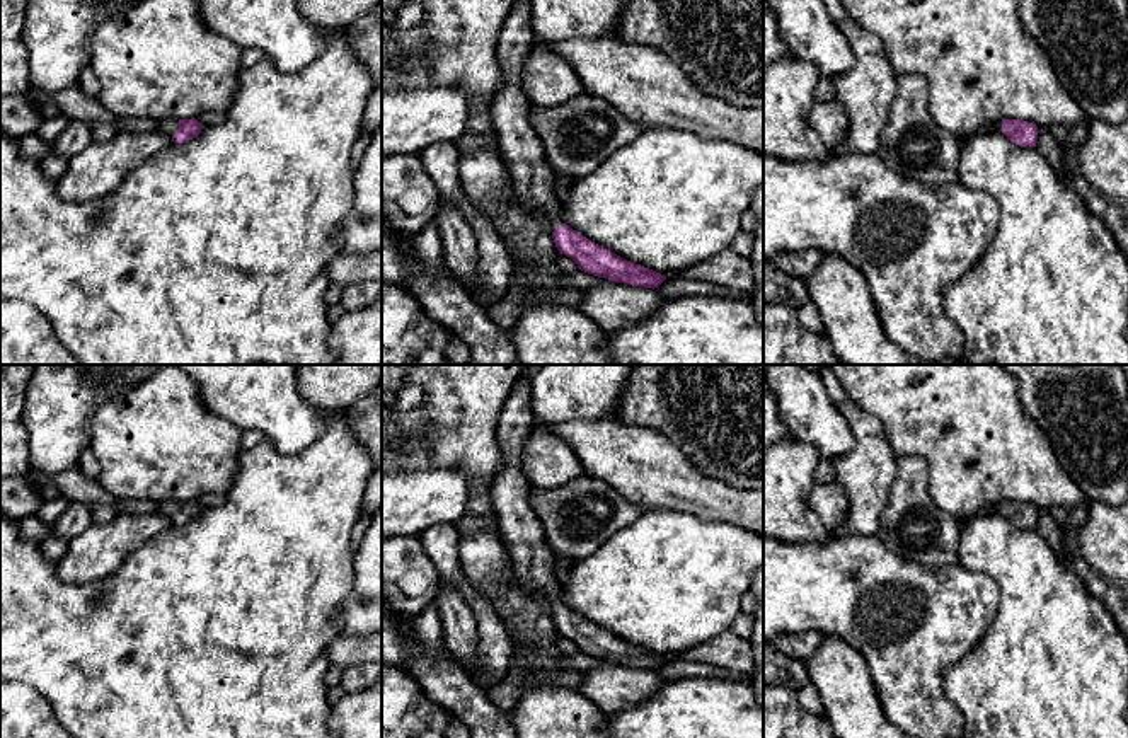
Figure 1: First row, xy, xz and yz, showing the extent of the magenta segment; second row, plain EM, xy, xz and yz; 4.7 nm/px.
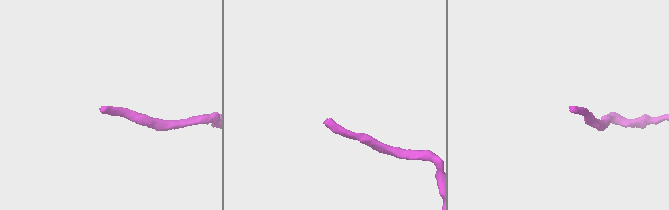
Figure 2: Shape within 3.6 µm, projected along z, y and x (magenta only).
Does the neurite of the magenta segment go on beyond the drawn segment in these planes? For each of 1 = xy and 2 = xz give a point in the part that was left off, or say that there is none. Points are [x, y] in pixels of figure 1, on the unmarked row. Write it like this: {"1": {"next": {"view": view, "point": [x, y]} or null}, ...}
{"1": {"next": {"view": "xy", "point": [169, 508]}}, "2": {"next": {"view": "xz", "point": [520, 527]}}}

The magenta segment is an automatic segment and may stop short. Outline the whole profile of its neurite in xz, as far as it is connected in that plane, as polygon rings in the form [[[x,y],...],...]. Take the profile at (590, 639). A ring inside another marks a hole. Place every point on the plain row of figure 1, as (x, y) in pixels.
[[[523,368],[499,412],[496,438],[503,465],[491,489],[499,533],[509,551],[515,574],[530,593],[547,600],[557,632],[571,639],[581,653],[654,672],[666,661],[665,656],[617,637],[561,602],[559,578],[550,571],[555,554],[530,506],[528,494],[533,486],[521,470],[523,443],[535,419],[530,407],[530,378]]]

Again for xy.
[[[162,501],[158,511],[172,520],[174,525],[186,525],[198,518],[204,508],[198,501]]]

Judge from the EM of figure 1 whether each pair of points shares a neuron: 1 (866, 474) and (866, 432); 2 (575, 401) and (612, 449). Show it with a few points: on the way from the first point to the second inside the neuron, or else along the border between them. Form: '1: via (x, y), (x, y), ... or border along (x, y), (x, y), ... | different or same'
1: via (866, 464), (866, 442) | same
2: border along (607, 416), (547, 423) | different

